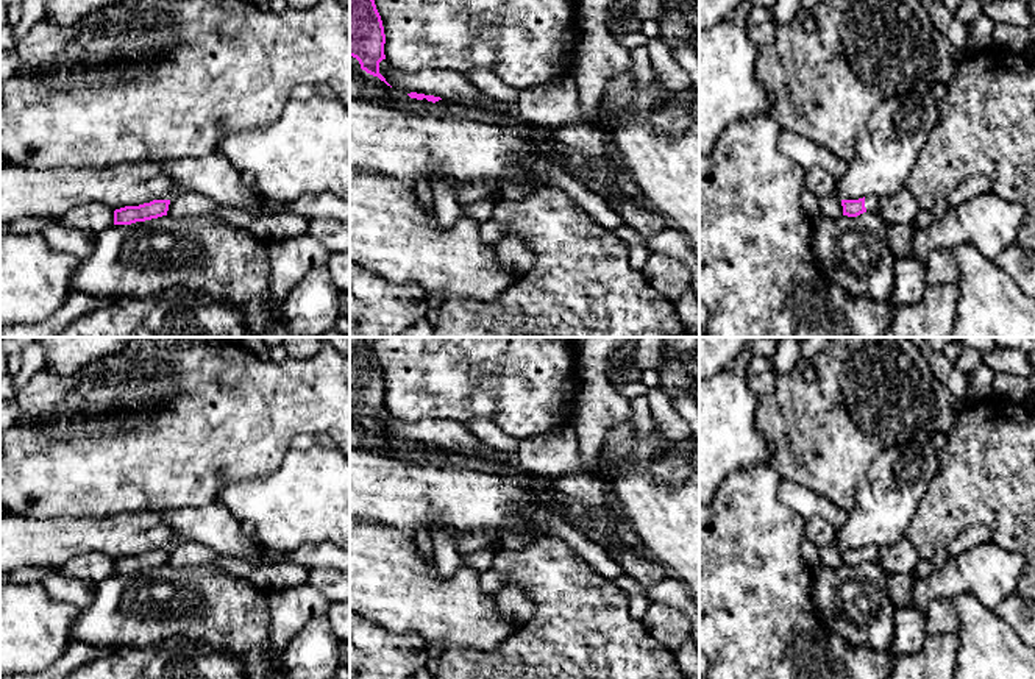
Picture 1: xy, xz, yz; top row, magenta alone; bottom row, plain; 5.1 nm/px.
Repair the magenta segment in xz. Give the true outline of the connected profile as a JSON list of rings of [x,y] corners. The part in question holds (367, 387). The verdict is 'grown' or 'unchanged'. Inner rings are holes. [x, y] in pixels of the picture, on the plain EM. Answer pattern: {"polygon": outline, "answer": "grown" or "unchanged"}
{"polygon": [[[350,337],[350,406],[359,411],[362,420],[390,435],[379,423],[379,412],[386,409],[384,393],[384,376],[372,337]]], "answer": "unchanged"}

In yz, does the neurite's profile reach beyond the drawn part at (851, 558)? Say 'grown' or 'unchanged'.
grown

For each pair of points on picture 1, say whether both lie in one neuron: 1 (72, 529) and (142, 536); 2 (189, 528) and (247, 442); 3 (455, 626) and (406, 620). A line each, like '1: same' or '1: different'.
1: same
2: different
3: same

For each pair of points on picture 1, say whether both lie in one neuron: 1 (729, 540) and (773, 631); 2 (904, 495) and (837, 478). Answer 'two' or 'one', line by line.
1: one
2: two

